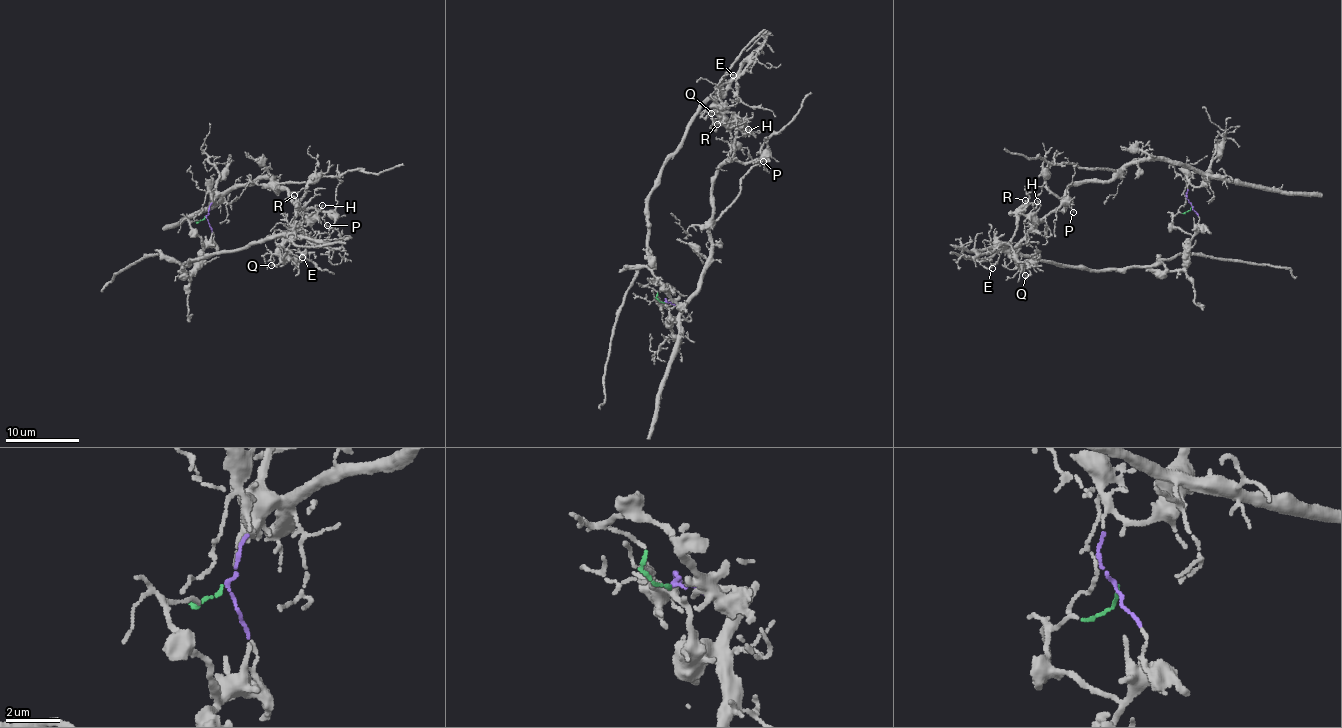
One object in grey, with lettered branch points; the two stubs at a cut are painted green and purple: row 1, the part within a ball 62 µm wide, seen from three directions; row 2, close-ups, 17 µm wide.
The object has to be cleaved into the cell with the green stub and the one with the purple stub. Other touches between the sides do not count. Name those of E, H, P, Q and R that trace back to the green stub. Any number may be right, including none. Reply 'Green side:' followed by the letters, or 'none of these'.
Green side: E, Q, R

